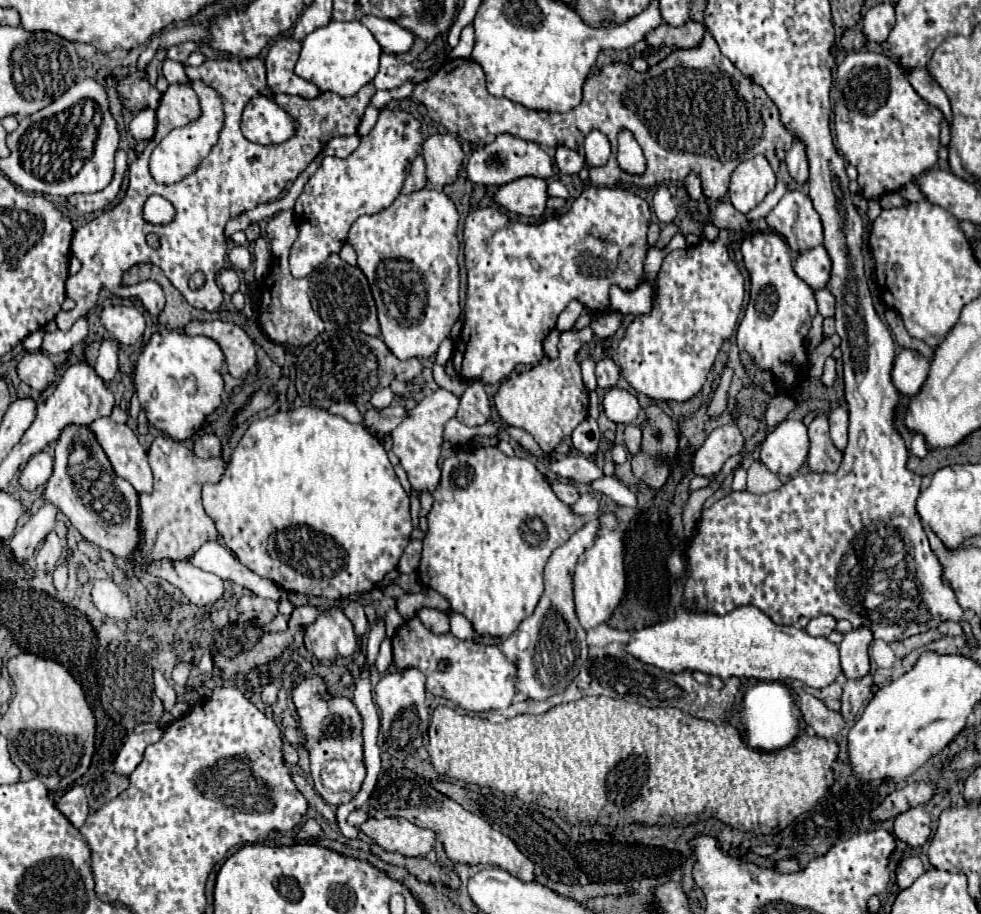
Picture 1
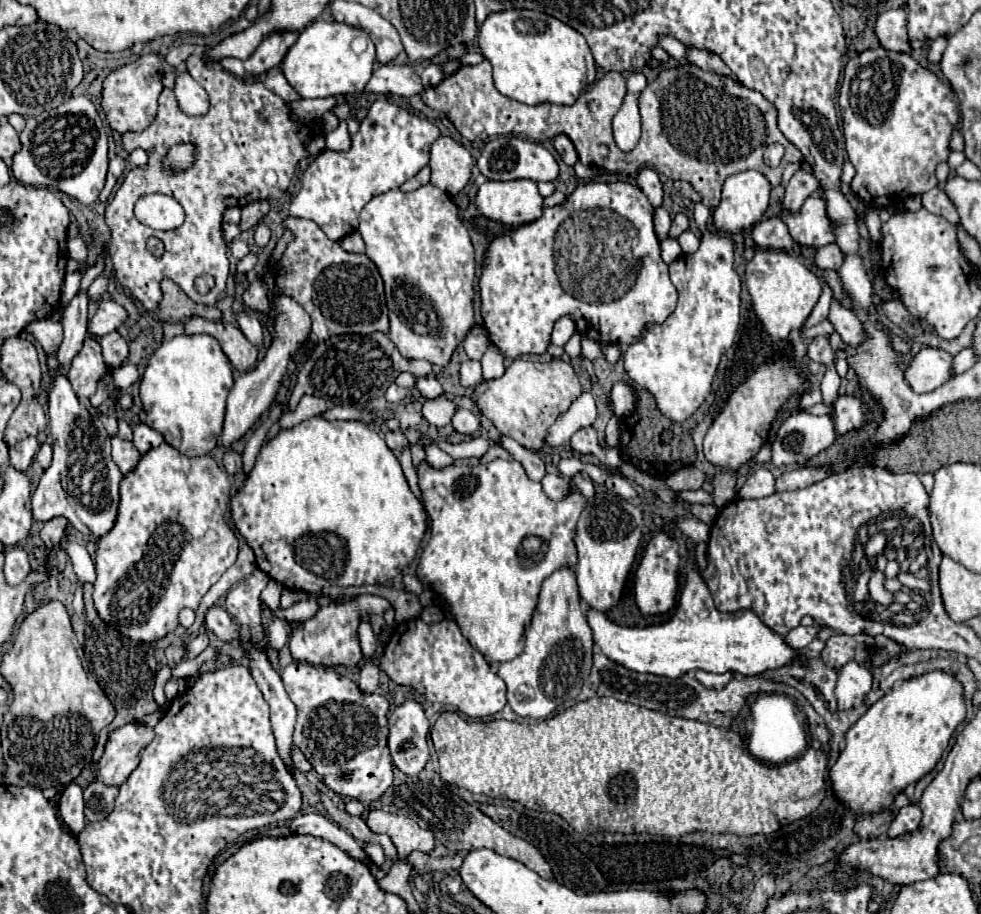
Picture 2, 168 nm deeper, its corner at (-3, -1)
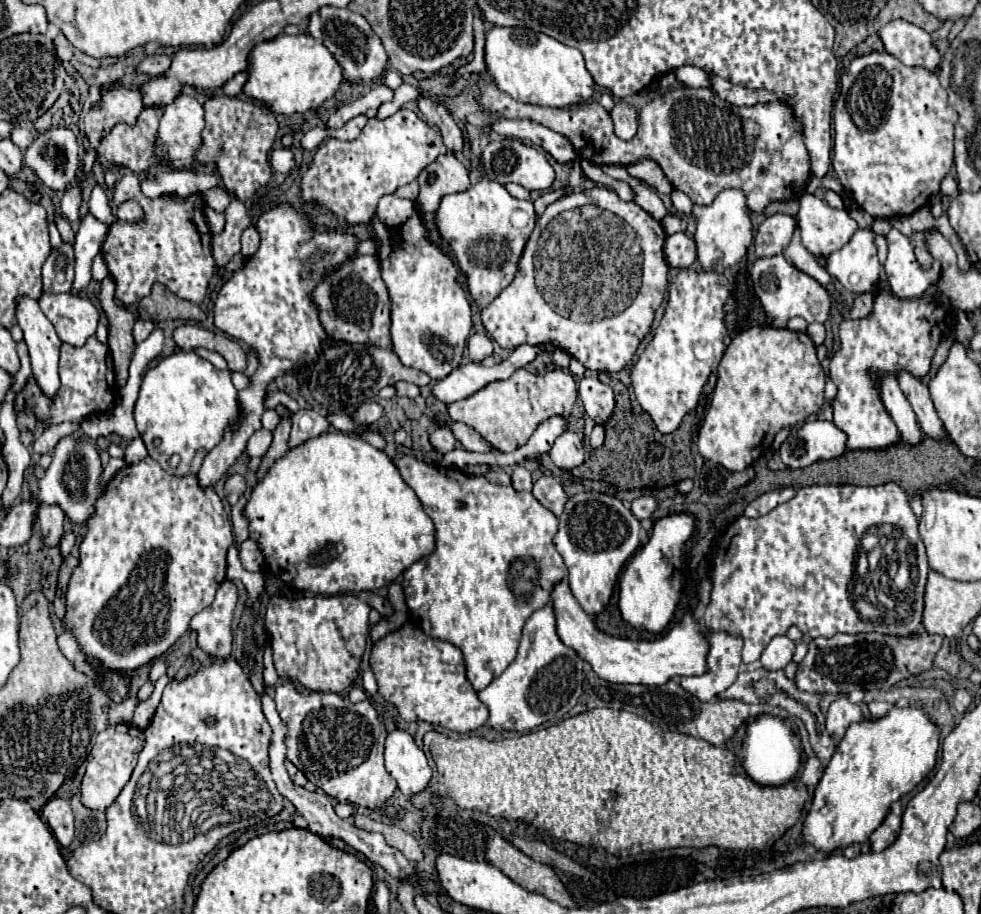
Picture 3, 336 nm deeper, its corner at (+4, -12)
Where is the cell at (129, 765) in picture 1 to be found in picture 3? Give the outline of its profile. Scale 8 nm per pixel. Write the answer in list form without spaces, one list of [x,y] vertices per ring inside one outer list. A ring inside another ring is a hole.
[[[114,724],[102,730],[92,748],[92,760],[86,766],[86,774],[80,784],[80,802],[90,810],[106,812],[106,808],[122,792],[136,766],[136,756],[144,746],[144,734],[134,724]]]

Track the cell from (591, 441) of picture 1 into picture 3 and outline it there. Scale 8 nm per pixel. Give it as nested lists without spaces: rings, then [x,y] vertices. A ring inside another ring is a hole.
[[[566,430],[562,432],[552,448],[550,448],[550,458],[552,462],[562,468],[562,470],[572,470],[576,466],[580,466],[584,462],[584,446],[582,446],[582,440],[578,438],[576,432],[572,430]]]

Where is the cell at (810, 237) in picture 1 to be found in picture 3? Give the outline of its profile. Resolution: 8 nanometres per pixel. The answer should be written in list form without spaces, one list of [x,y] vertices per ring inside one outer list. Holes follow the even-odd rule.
[[[814,194],[800,198],[798,222],[804,248],[816,256],[830,256],[840,250],[858,230],[846,210],[836,210]]]

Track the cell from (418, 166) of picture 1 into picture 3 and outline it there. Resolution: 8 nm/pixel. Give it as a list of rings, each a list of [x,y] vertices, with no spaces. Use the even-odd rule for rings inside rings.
[[[414,180],[414,182],[406,184],[406,186],[400,186],[400,188],[394,192],[394,196],[406,198],[406,200],[416,200],[416,196],[418,196],[418,182]]]

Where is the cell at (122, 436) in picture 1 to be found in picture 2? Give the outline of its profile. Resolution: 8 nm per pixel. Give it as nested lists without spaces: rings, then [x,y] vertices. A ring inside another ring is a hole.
[[[119,435],[111,437],[113,443],[113,461],[117,463],[119,471],[123,475],[131,473],[131,469],[135,469],[135,465],[139,465],[141,461],[141,453],[137,451],[137,447],[133,445],[133,441],[125,441]]]

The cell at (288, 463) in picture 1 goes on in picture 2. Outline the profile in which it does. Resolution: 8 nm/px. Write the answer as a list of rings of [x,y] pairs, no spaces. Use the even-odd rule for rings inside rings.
[[[307,419],[263,443],[241,489],[231,497],[231,521],[253,549],[261,571],[291,591],[321,595],[325,587],[381,585],[403,571],[425,537],[427,513],[411,493],[397,457],[365,423]]]

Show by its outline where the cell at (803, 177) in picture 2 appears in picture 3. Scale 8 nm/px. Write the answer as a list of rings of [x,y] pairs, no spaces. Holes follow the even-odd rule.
[[[774,214],[766,218],[754,236],[756,258],[774,256],[788,248],[794,232],[794,218],[788,214]]]

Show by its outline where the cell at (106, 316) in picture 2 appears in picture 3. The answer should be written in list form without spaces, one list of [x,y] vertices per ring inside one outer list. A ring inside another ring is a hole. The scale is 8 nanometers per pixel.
[[[66,292],[44,294],[38,302],[62,342],[82,346],[96,332],[100,312],[88,298]]]

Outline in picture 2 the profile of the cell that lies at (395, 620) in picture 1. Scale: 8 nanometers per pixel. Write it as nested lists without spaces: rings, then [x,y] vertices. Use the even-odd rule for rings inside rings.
[[[319,595],[319,613],[303,623],[303,625],[293,625],[293,633],[291,633],[291,655],[297,661],[307,661],[311,665],[325,665],[325,667],[333,667],[333,665],[345,665],[345,667],[353,667],[361,661],[361,649],[359,649],[359,639],[357,639],[357,625],[363,613],[383,615],[385,611],[391,609],[391,603],[383,597],[375,597],[375,595],[359,595],[355,599],[351,599],[349,603],[343,605],[331,605],[329,597]]]

